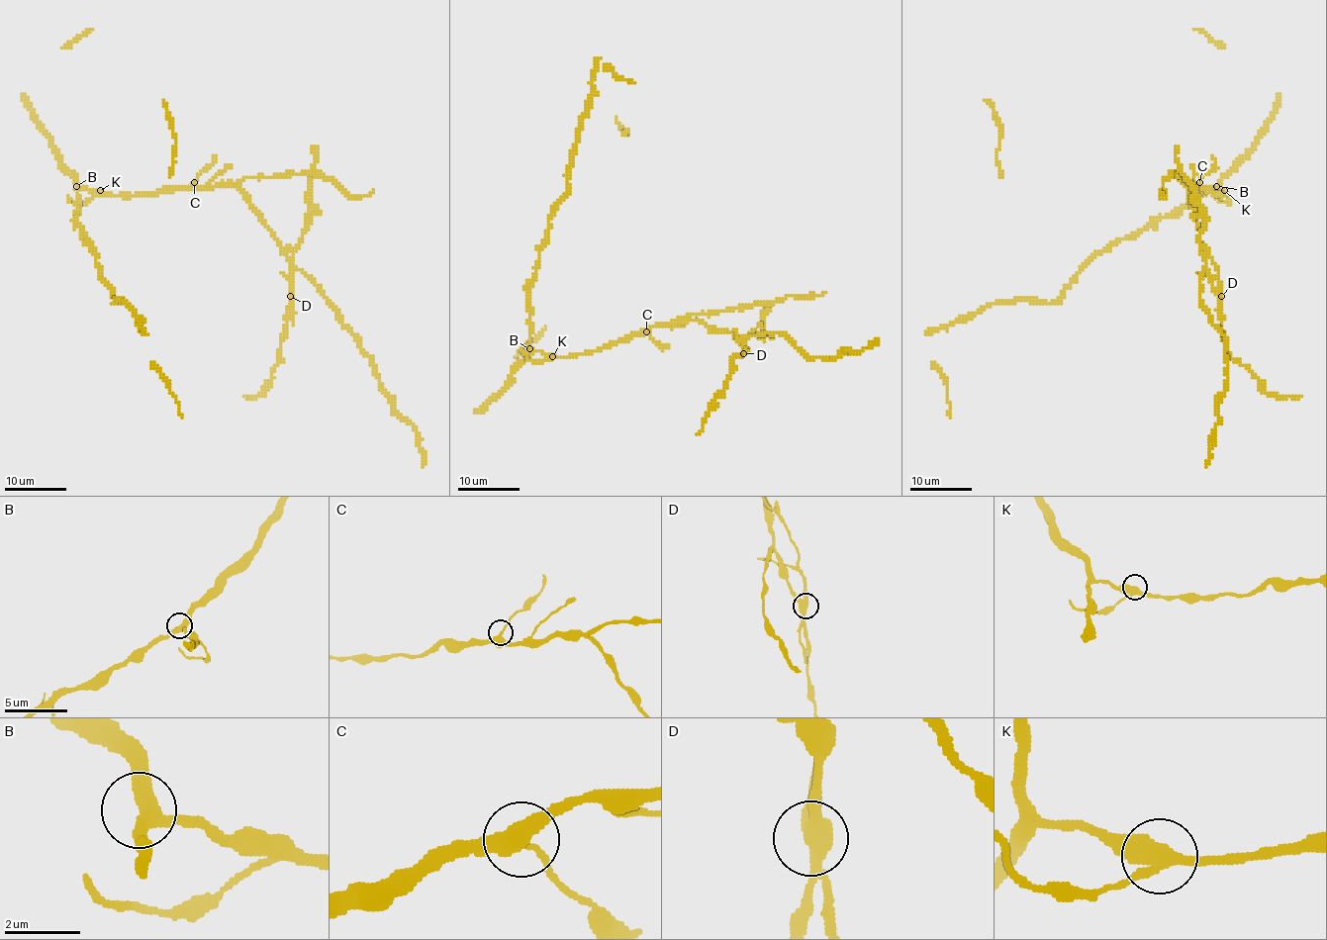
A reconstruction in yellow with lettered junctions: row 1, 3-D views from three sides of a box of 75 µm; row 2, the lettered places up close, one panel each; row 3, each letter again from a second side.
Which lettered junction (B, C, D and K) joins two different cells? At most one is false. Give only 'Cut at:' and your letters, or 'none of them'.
Cut at: D

